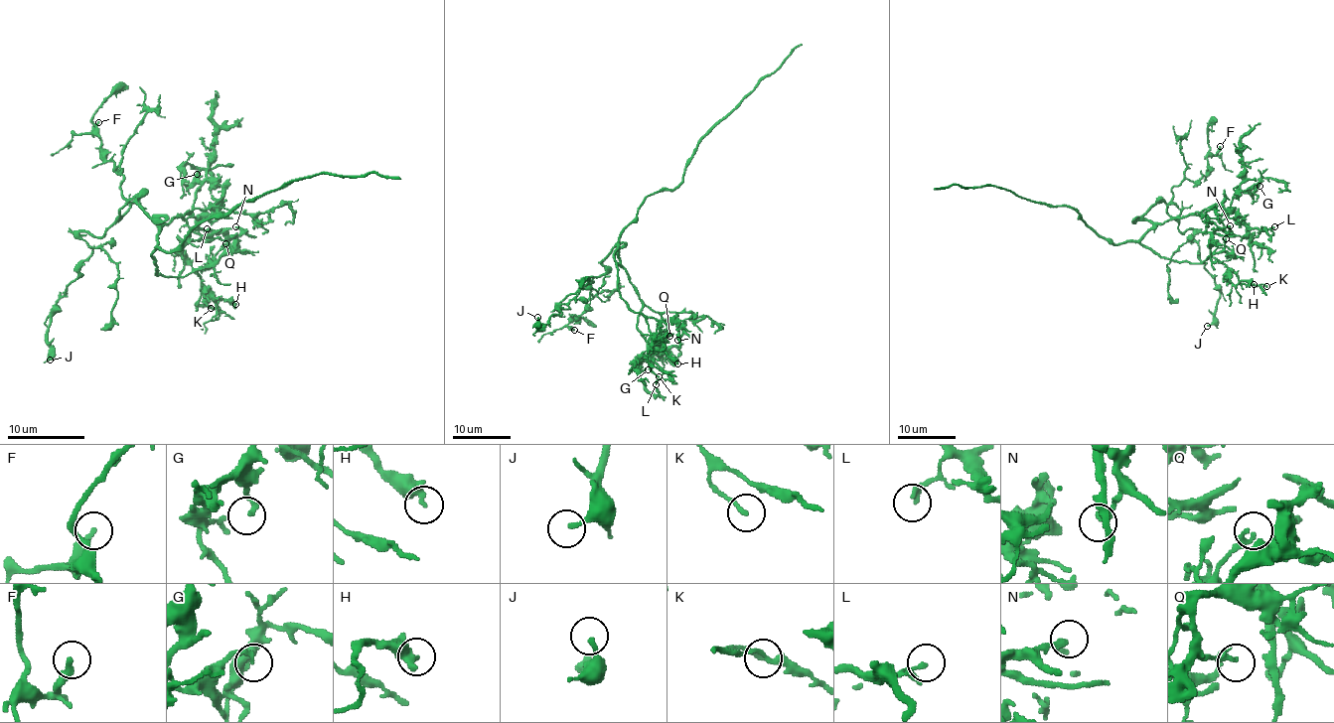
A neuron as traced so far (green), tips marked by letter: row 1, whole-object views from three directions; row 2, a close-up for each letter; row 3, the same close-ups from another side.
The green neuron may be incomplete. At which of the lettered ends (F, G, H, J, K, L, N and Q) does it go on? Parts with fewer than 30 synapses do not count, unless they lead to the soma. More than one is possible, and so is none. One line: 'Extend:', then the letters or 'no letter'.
Extend: no letter

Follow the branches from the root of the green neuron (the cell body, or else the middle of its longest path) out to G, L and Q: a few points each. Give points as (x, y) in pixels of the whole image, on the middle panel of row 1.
G: (623, 229), (619, 239), (619, 263), (643, 304), (637, 330), (653, 348), (648, 369)
L: (623, 229), (619, 239), (619, 263), (643, 304), (637, 330), (647, 343), (648, 357), (663, 370), (656, 384)
Q: (623, 229), (619, 248), (615, 252), (621, 298), (634, 311), (654, 318), (660, 332), (669, 336)

